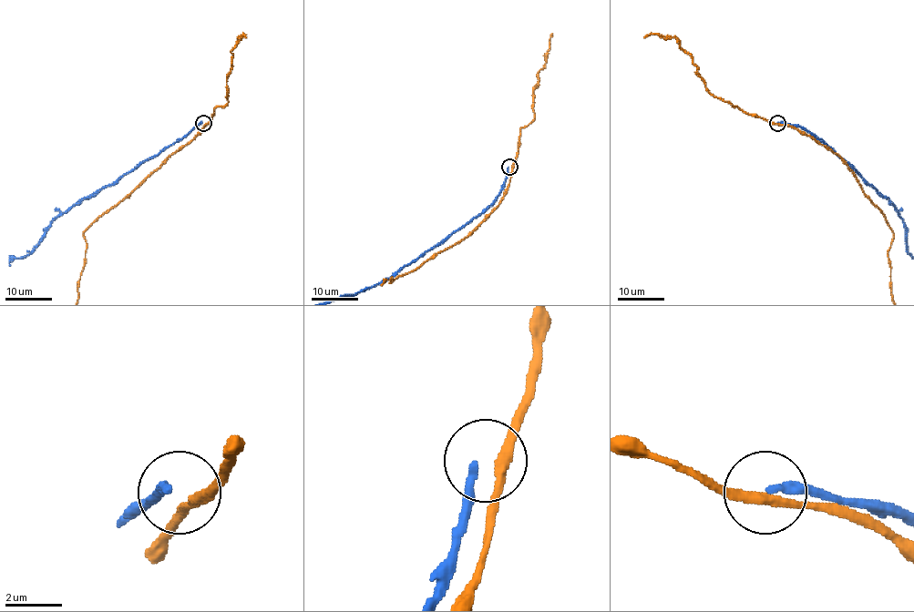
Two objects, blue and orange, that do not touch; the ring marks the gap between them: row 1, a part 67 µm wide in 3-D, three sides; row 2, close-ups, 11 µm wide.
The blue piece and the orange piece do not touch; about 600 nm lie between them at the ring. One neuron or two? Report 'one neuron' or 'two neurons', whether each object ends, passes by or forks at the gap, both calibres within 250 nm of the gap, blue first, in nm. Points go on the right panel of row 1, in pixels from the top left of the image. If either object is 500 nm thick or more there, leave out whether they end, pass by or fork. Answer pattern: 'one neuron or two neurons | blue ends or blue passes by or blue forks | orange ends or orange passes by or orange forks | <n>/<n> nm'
two neurons | blue ends | orange passes by | 260/340 nm

